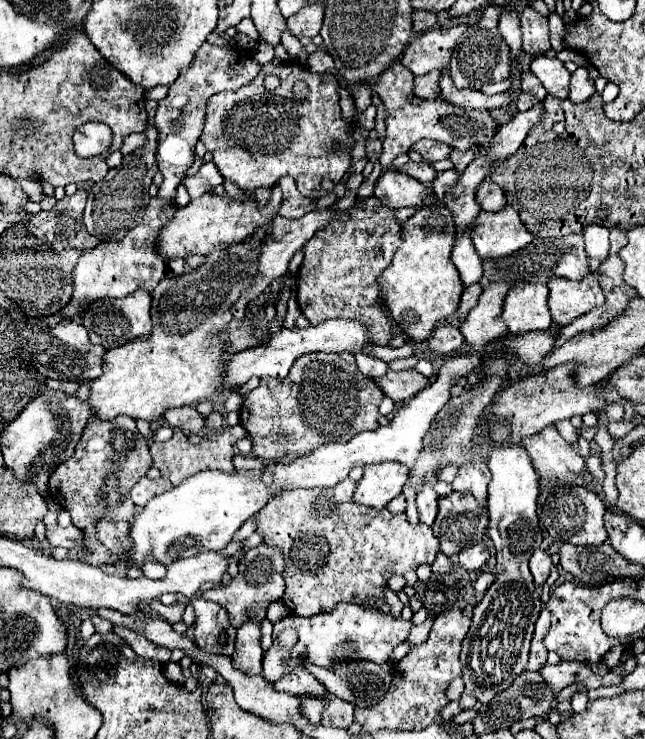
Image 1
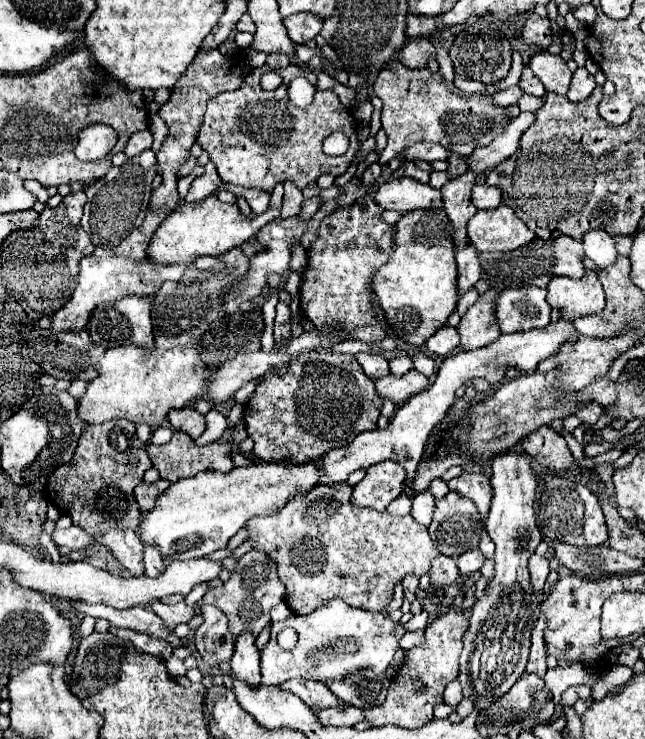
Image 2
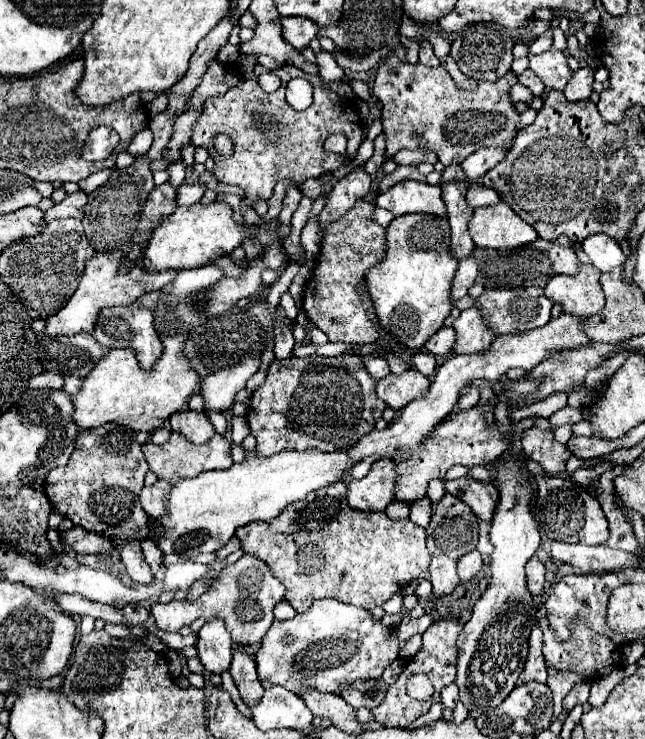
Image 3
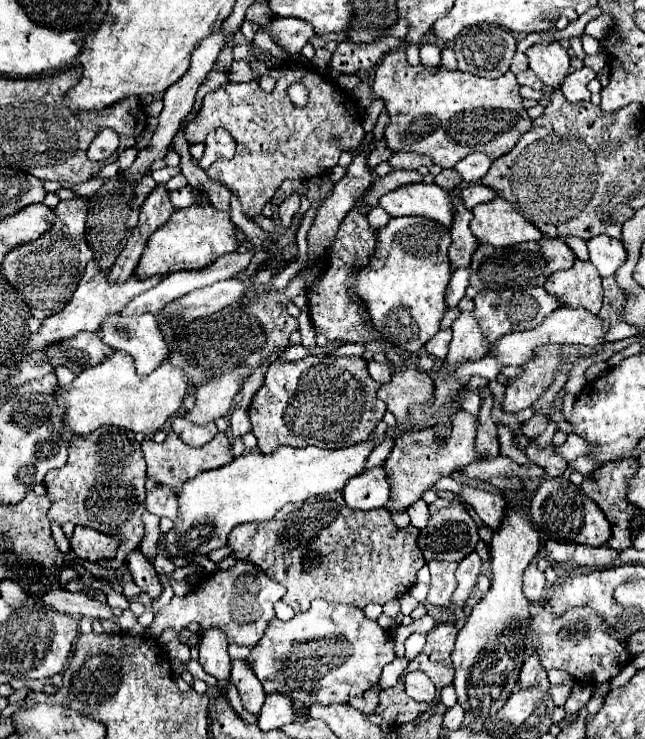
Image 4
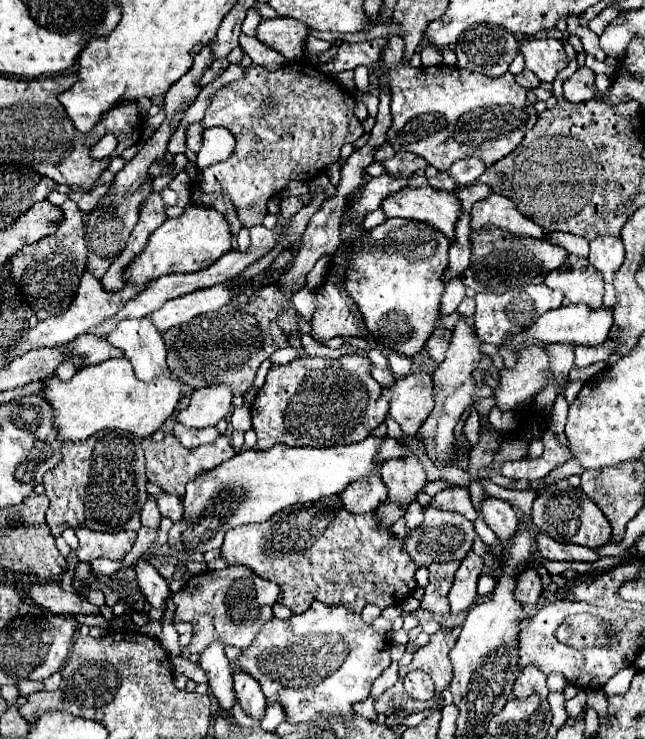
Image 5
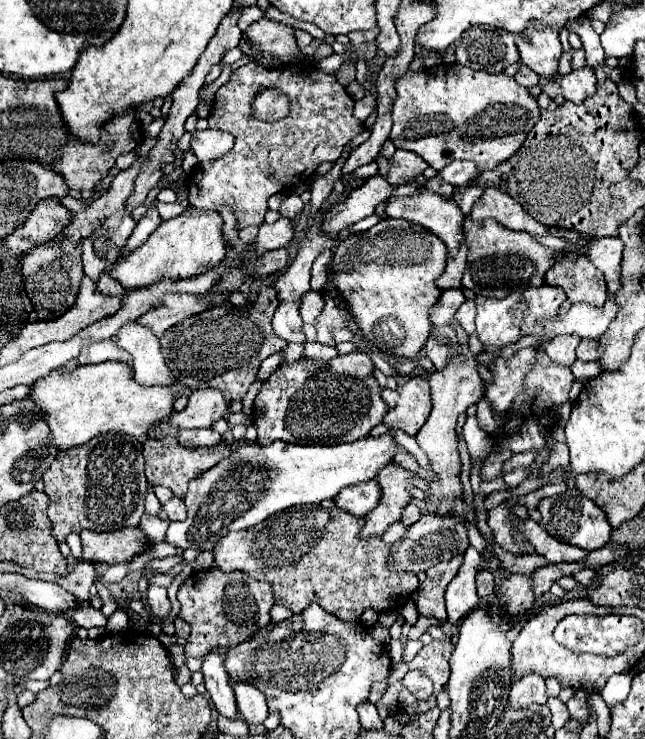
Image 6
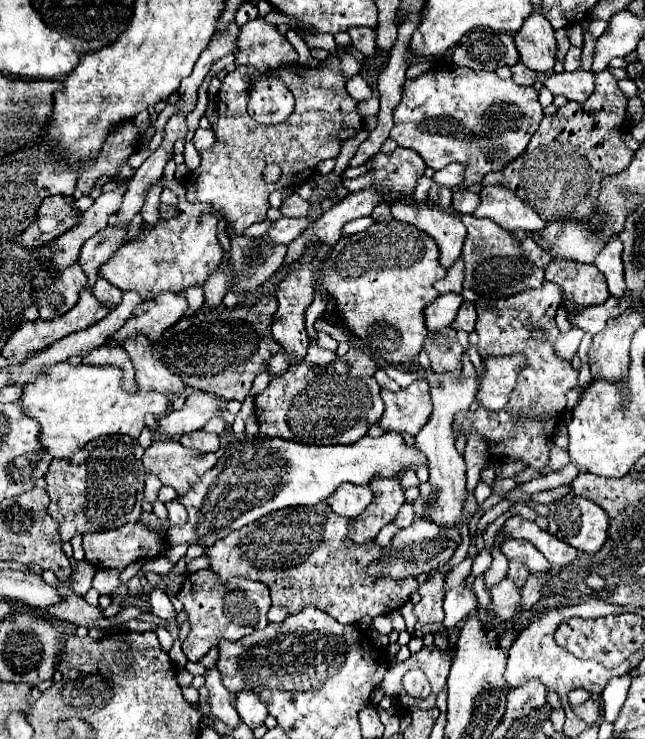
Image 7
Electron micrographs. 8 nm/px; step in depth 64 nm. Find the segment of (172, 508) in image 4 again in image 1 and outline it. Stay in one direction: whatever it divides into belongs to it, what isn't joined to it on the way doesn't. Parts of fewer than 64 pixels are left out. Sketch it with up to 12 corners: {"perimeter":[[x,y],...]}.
{"perimeter":[[138,480],[130,496],[136,506],[174,488],[168,480]]}

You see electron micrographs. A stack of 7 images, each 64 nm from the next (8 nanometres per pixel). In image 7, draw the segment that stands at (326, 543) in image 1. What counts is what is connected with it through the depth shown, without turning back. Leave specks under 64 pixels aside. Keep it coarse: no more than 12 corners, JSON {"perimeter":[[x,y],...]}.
{"perimeter":[[328,504],[270,512],[206,548],[208,570],[260,580],[272,606],[340,624],[384,616],[416,578],[364,572]]}

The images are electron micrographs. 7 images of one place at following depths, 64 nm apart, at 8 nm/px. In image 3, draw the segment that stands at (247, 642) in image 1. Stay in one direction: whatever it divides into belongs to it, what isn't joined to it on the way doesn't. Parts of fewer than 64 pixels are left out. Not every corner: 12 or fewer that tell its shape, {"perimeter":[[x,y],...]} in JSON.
{"perimeter":[[234,652],[230,674],[242,700],[254,706],[264,696],[252,654]]}

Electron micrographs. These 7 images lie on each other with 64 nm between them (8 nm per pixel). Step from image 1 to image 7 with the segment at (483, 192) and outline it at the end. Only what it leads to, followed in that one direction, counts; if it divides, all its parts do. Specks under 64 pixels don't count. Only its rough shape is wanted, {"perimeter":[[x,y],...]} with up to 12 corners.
{"perimeter":[[464,186],[454,190],[452,208],[472,214],[480,206],[478,194]]}

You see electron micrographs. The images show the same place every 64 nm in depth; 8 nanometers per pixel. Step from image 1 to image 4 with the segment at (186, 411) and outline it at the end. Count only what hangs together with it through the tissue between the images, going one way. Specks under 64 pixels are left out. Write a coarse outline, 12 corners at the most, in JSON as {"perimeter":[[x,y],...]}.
{"perimeter":[[172,418],[172,432],[188,446],[204,446],[218,434],[216,424],[198,426]]}

